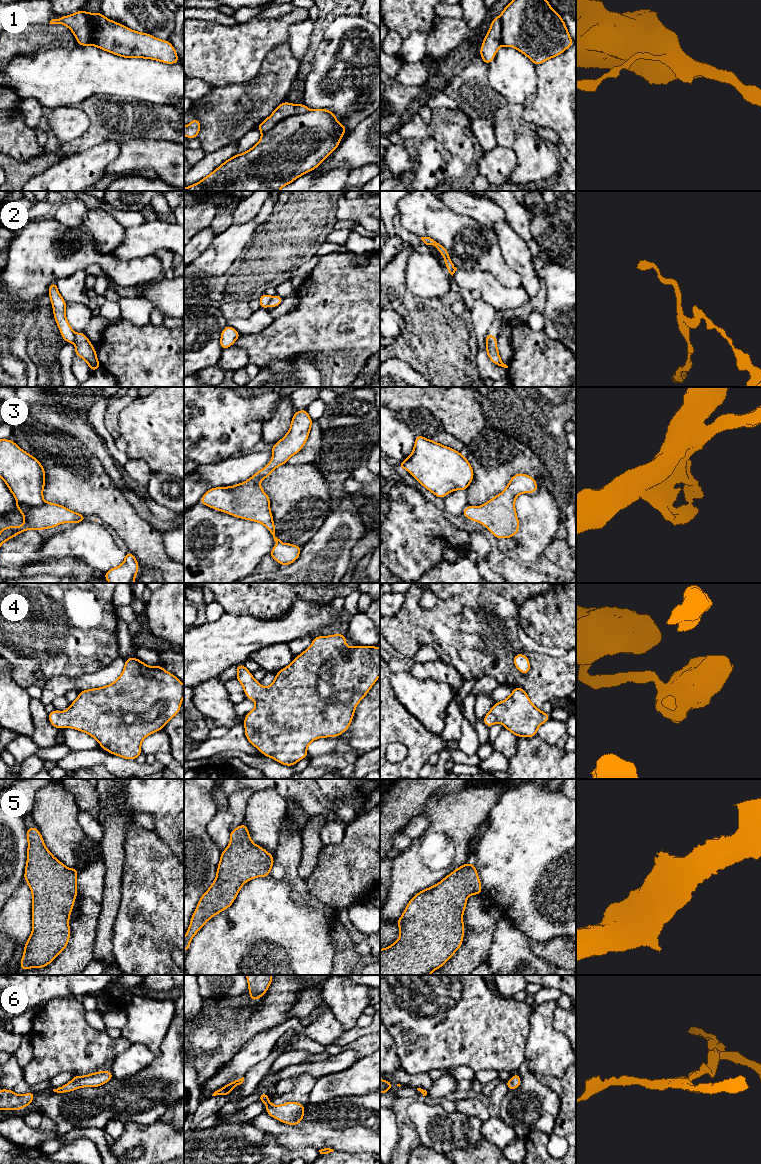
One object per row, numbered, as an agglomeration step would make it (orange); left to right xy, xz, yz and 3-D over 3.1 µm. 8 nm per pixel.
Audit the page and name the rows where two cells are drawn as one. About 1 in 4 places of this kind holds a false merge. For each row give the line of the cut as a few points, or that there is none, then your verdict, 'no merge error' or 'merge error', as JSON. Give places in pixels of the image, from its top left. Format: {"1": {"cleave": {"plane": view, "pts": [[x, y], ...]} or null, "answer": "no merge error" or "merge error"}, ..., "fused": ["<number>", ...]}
{"1": {"cleave": {"plane": "xz", "pts": [[309, 110], [289, 115], [263, 133]]}, "answer": "merge error"}, "2": {"cleave": {"plane": "xy", "pts": [[75, 334], [73, 341]]}, "answer": "merge error"}, "3": {"cleave": null, "answer": "no merge error"}, "4": {"cleave": null, "answer": "no merge error"}, "5": {"cleave": null, "answer": "no merge error"}, "6": {"cleave": null, "answer": "no merge error"}, "fused": ["1", "2"]}

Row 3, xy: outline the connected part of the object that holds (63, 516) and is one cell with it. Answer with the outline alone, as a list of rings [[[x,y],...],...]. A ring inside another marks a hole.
[[[9,439],[0,440],[0,478],[3,479],[10,492],[17,500],[14,508],[17,508],[25,519],[21,526],[3,527],[0,531],[0,546],[5,541],[28,529],[39,531],[54,528],[61,523],[73,523],[75,525],[87,520],[86,516],[73,512],[62,505],[44,501],[43,489],[46,480],[44,467],[38,459],[22,450],[15,442]]]

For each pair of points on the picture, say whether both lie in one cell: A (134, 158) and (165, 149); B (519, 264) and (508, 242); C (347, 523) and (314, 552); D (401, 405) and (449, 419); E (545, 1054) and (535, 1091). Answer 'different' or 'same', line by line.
A: same
B: same
C: same
D: same
E: different

